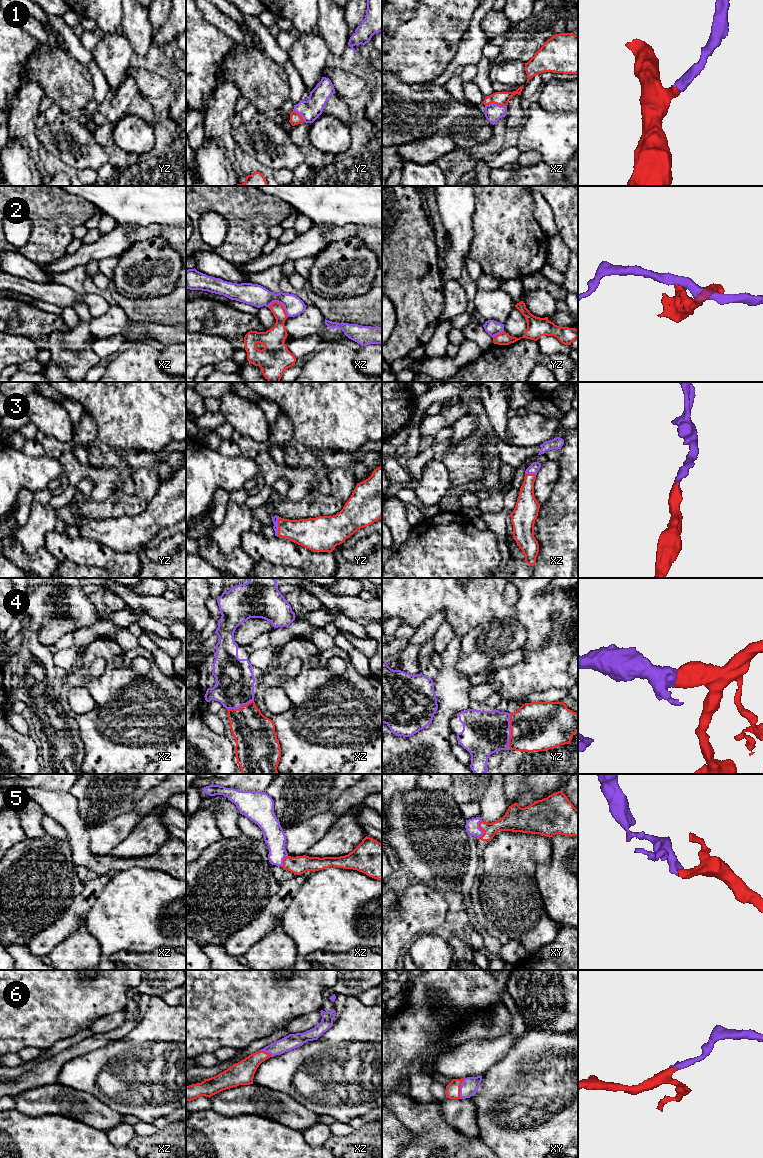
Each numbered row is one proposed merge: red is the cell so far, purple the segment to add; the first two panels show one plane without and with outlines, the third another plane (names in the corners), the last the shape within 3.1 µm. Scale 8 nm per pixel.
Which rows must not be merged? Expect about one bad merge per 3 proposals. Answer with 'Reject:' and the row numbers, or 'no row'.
Reject: 2

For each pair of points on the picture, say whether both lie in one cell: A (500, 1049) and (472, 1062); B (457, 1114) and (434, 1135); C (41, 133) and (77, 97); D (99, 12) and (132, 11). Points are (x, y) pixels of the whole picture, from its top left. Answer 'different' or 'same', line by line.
A: same
B: different
C: different
D: different

